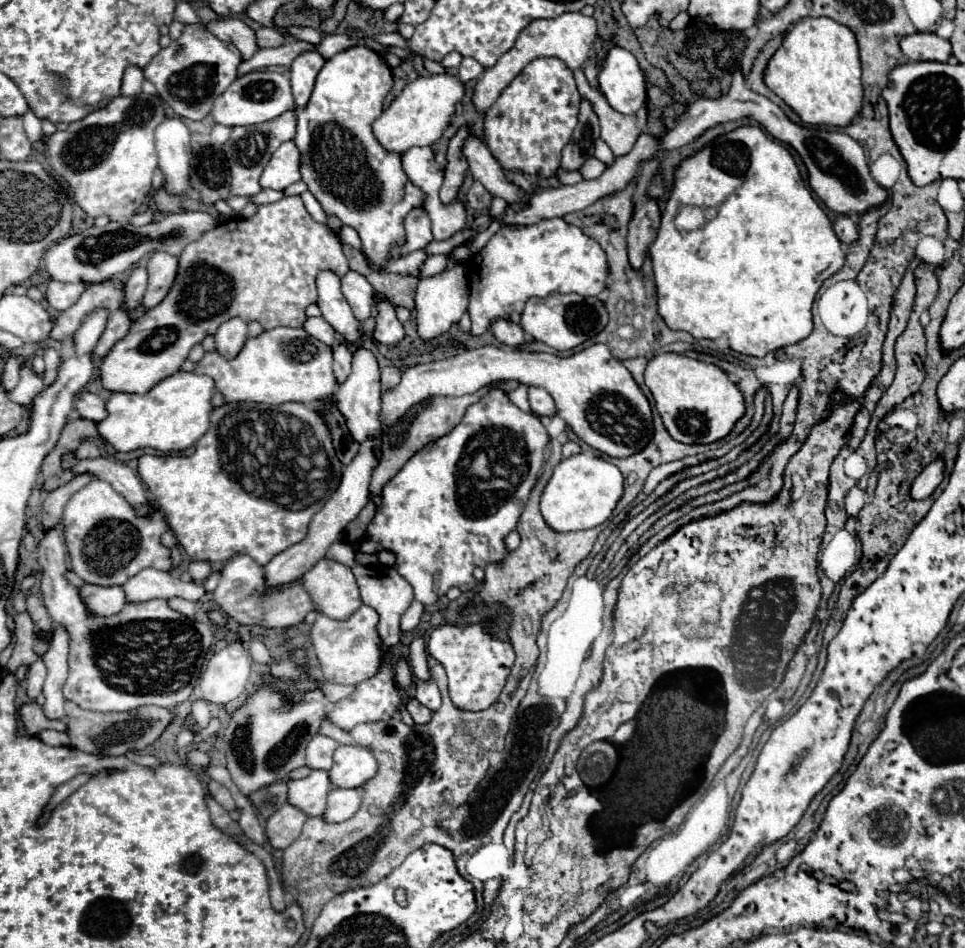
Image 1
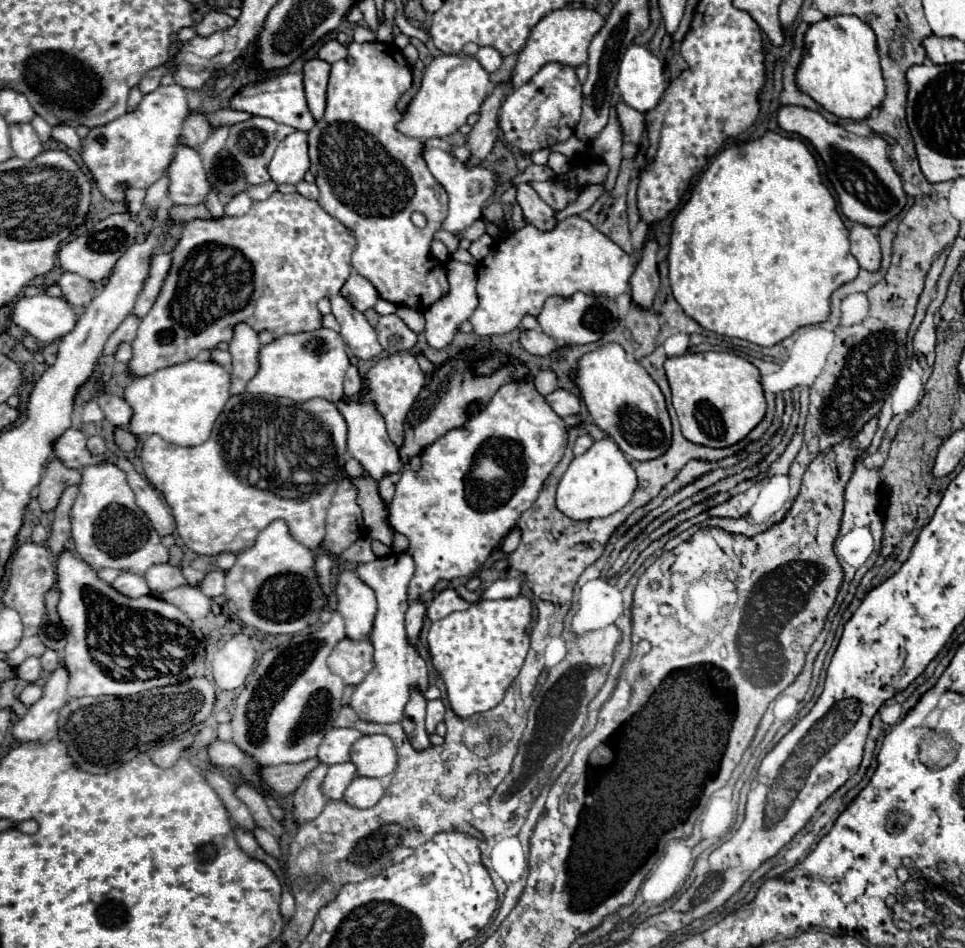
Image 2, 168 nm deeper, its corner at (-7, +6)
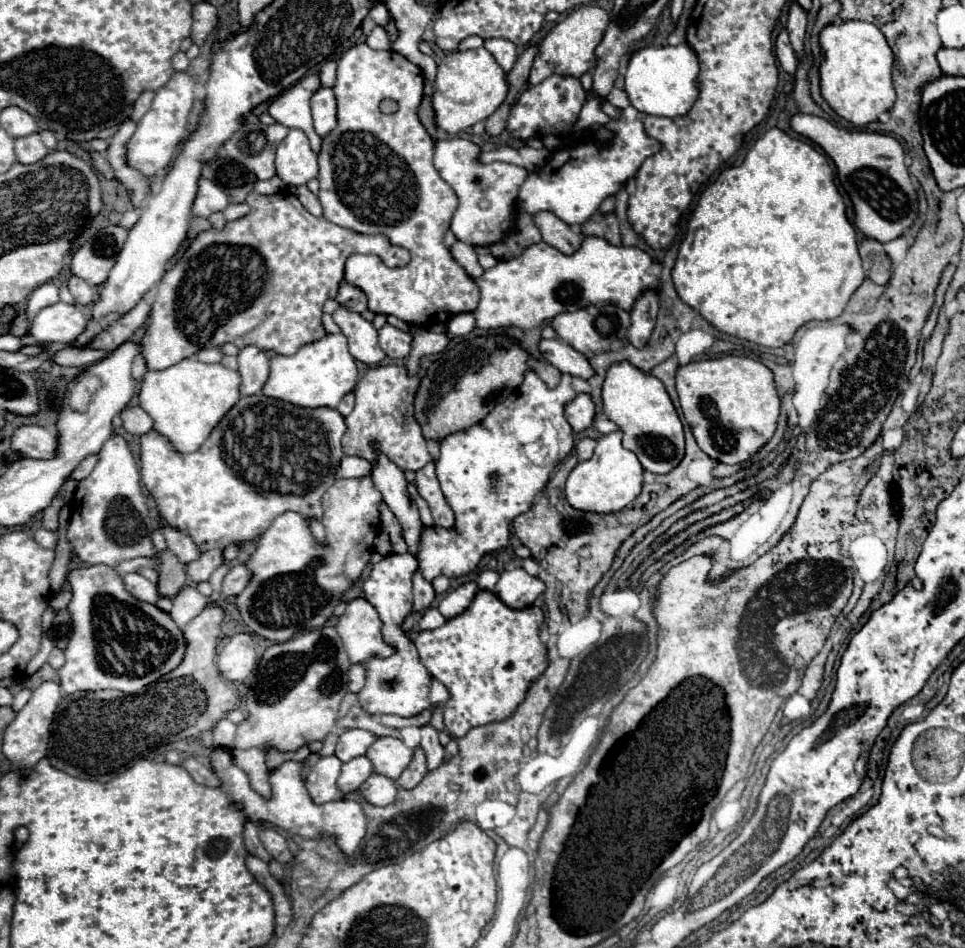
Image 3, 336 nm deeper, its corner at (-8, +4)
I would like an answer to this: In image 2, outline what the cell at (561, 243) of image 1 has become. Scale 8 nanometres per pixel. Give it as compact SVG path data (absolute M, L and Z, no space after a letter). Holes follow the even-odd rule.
M570 216L550 232L540 232L532 224L526 224L522 230L498 238L490 250L490 254L478 262L478 308L470 316L470 324L476 334L490 336L490 334L506 334L520 326L526 314L538 316L546 298L550 296L572 296L576 292L592 294L592 296L608 296L616 298L628 292L630 276L634 272L634 260L610 238L598 232L590 222L582 220L580 216Z

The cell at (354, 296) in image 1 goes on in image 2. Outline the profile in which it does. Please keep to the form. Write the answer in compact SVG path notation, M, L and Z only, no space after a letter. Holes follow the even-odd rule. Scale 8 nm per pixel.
M350 274L346 284L342 286L342 292L340 292L356 310L364 312L368 308L374 308L376 300L378 300L378 292L376 288L362 276L358 274Z

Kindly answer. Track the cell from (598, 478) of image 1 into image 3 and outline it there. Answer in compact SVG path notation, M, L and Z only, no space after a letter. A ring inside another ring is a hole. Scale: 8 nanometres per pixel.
M611 432L597 440L597 448L589 460L581 460L567 478L565 498L569 506L583 512L609 514L629 506L641 492L643 466L637 456L621 446L621 432Z

